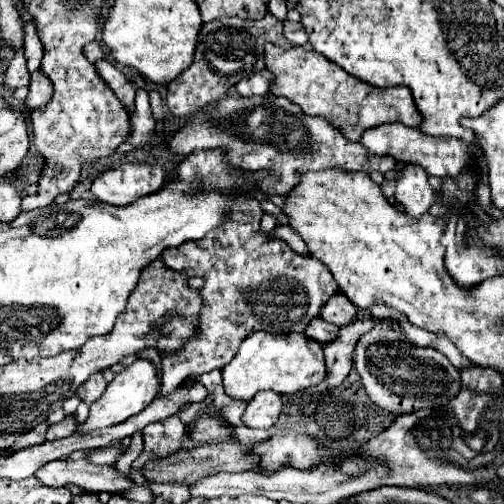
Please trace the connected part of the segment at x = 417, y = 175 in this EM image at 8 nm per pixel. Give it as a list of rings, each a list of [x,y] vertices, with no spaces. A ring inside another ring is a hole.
[[[405,165],[397,177],[395,199],[411,217],[421,217],[435,203],[435,191],[429,185],[427,173],[419,165]]]

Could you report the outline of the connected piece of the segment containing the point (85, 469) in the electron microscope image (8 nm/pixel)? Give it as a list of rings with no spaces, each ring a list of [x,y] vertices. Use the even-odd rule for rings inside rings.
[[[71,453],[71,457],[51,461],[35,475],[39,477],[39,481],[51,487],[75,483],[87,491],[109,491],[109,493],[123,493],[135,487],[133,479],[119,473],[115,465],[95,465],[87,459],[87,453]]]

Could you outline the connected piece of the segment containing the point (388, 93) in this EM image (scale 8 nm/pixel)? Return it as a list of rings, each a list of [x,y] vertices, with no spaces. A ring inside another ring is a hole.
[[[265,43],[265,69],[275,75],[269,91],[273,95],[287,97],[291,103],[299,105],[305,115],[323,117],[333,127],[337,127],[349,141],[359,141],[365,129],[379,123],[399,121],[409,127],[419,127],[421,115],[415,109],[411,91],[407,87],[373,87],[357,77],[351,77],[339,65],[327,61],[327,57],[315,53],[307,47],[283,49],[273,43]]]

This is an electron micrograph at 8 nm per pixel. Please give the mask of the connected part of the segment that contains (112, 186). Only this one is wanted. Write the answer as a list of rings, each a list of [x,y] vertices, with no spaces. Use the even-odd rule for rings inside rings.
[[[125,163],[119,169],[99,175],[91,193],[109,205],[129,205],[145,195],[157,193],[165,185],[165,169],[147,163]]]

